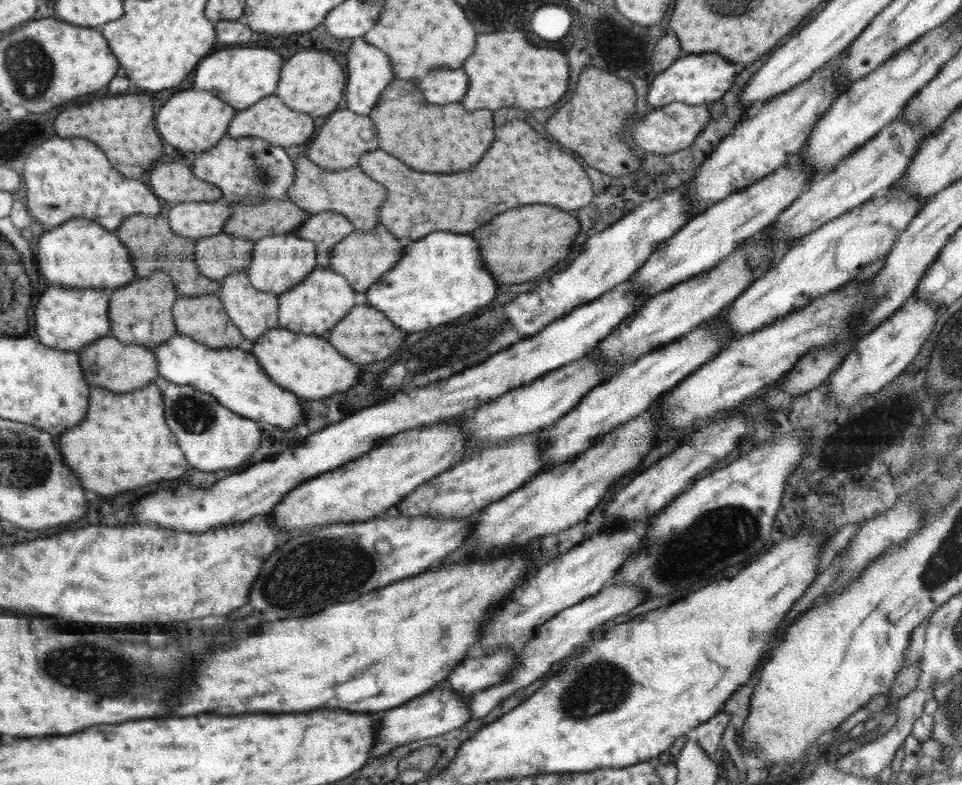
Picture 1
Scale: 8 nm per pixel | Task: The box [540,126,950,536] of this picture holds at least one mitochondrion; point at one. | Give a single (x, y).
(887, 427)

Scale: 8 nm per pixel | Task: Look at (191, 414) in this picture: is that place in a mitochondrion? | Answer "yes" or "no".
yes

